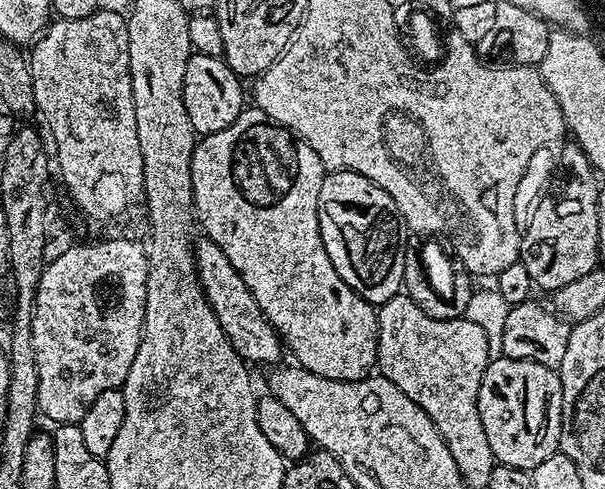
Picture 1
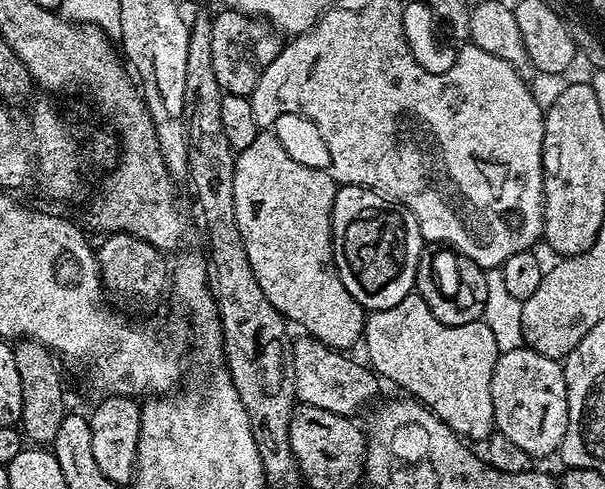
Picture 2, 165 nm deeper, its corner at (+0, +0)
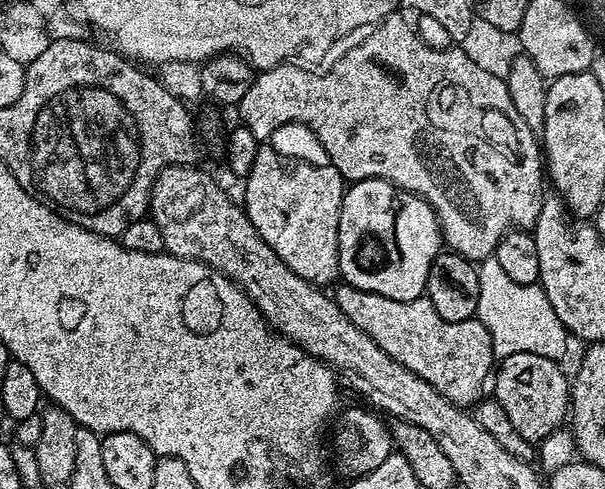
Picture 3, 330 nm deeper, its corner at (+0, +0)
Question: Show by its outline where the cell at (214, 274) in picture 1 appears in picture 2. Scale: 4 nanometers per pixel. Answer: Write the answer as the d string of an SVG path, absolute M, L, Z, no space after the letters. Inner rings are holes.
M307 334L293 339L290 344L292 353L292 377L296 399L301 404L318 406L318 410L330 410L339 416L355 417L363 404L368 404L376 396L381 381L367 363L359 364L351 360L351 355L335 348L326 347L323 342Z

